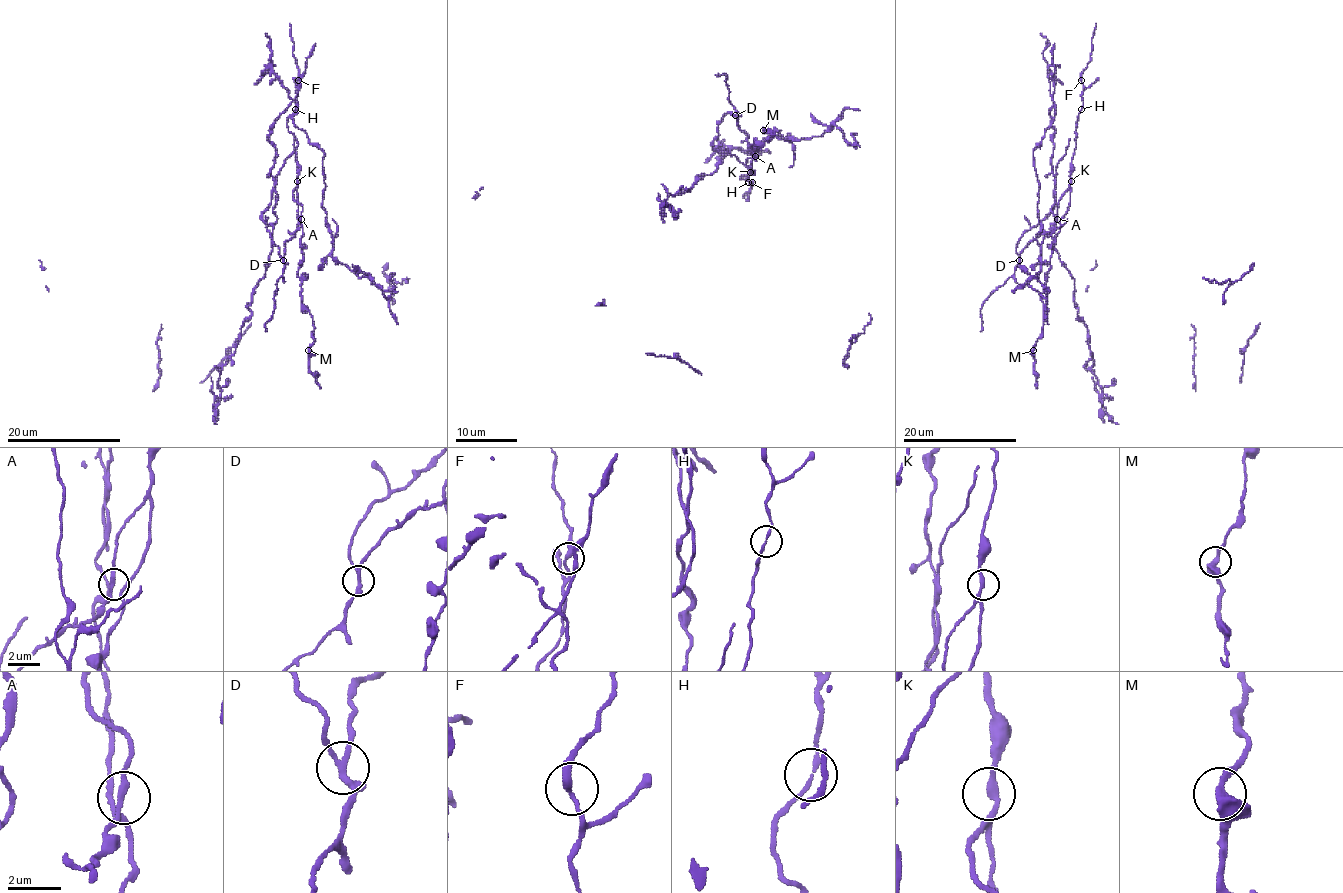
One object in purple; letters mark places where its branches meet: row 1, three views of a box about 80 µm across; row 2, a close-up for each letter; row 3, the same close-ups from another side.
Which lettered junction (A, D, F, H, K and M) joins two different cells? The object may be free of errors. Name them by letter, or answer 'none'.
D

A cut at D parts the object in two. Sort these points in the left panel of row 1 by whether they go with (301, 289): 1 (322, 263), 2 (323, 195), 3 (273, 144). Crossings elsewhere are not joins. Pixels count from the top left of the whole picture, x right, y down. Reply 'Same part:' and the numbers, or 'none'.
Same part: none

